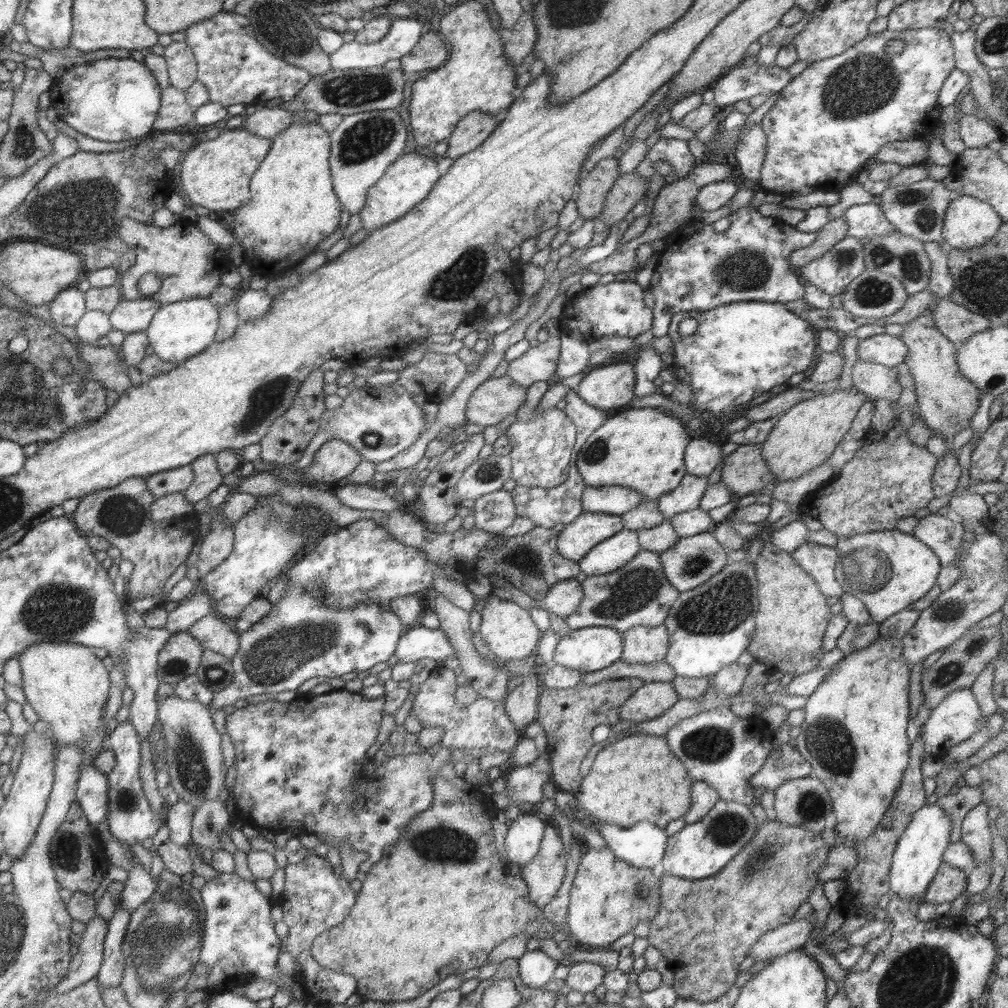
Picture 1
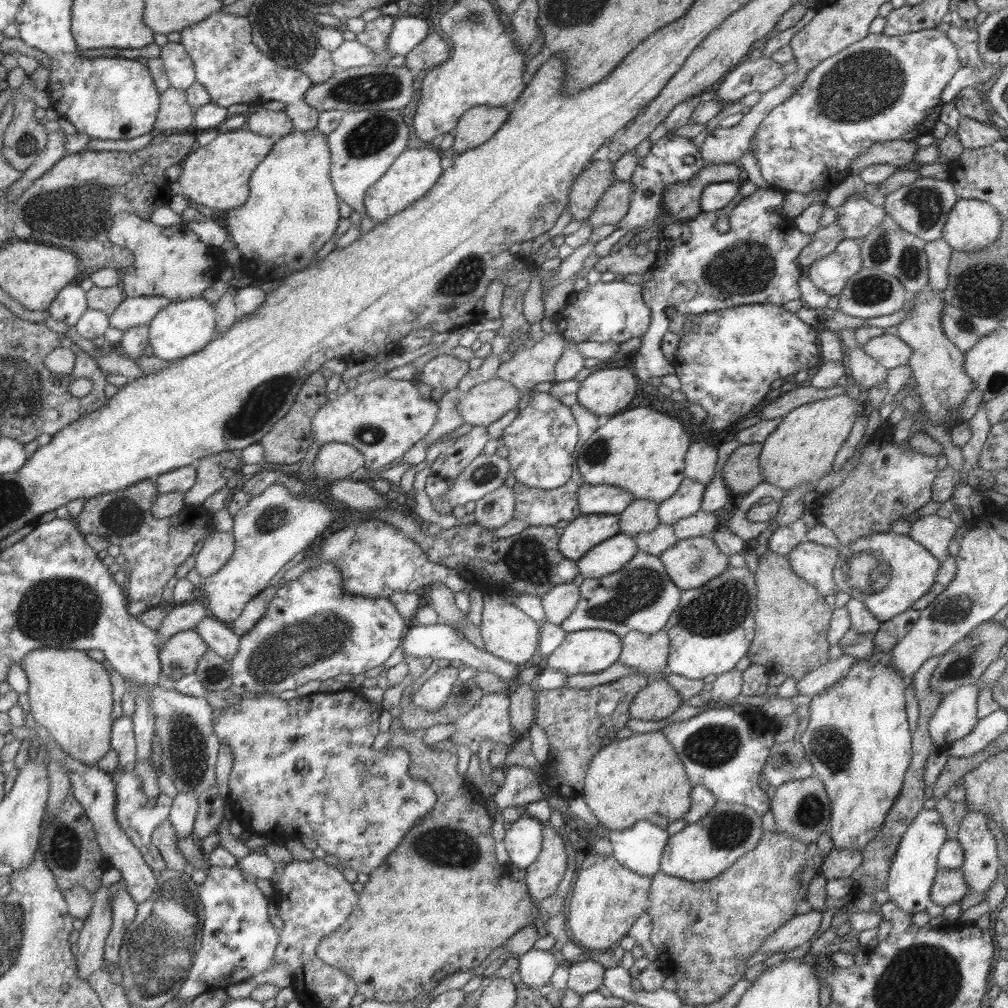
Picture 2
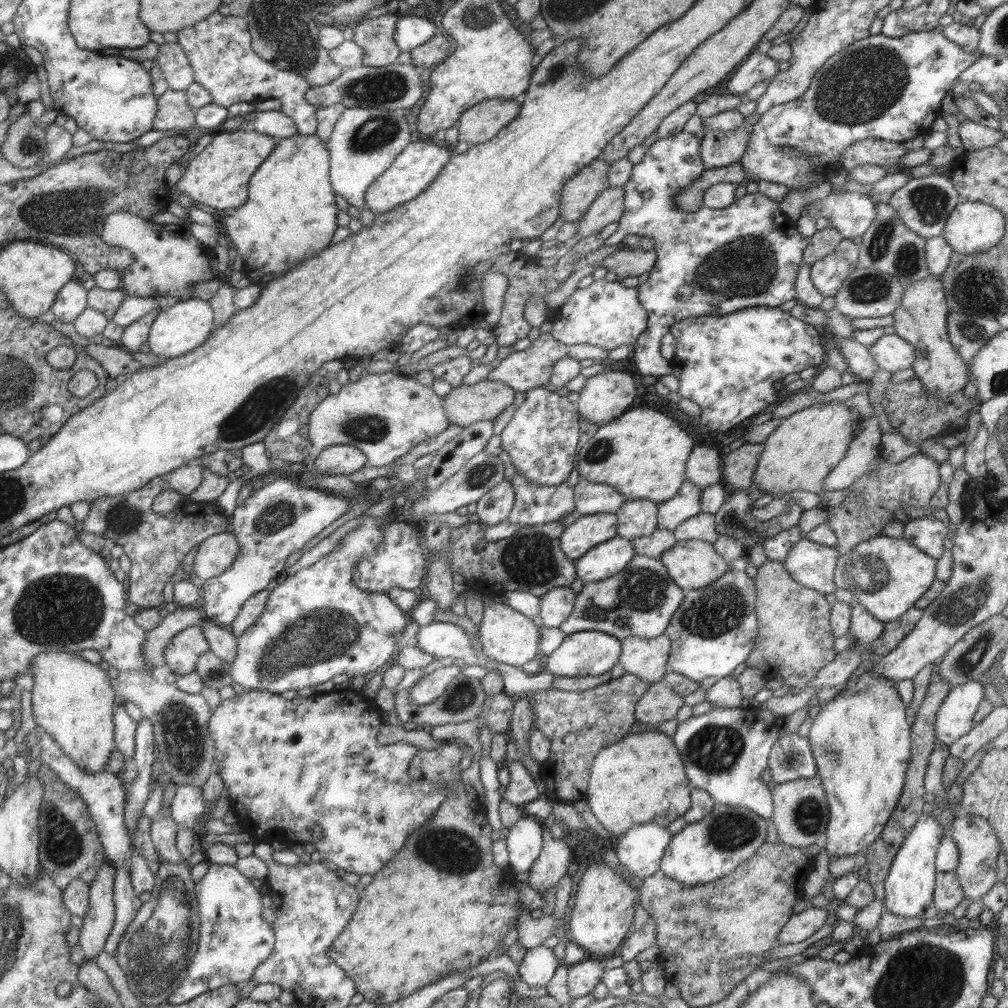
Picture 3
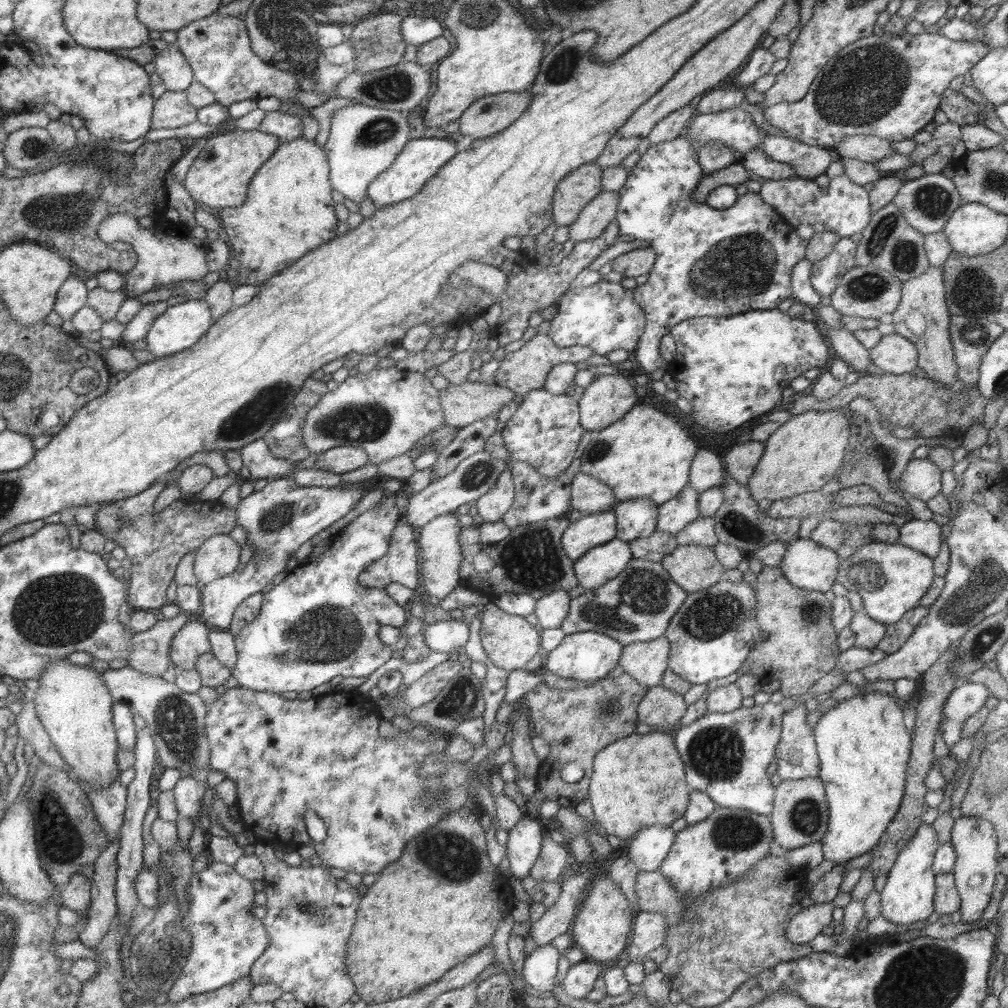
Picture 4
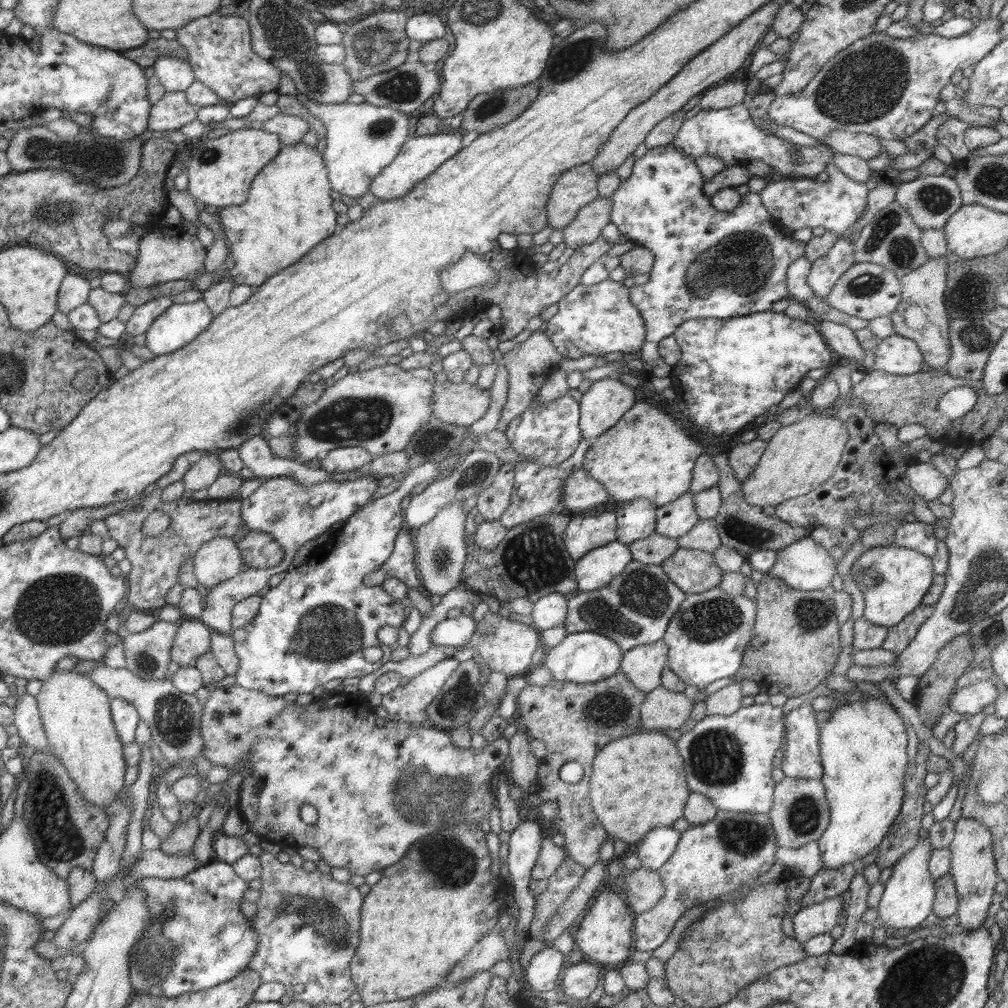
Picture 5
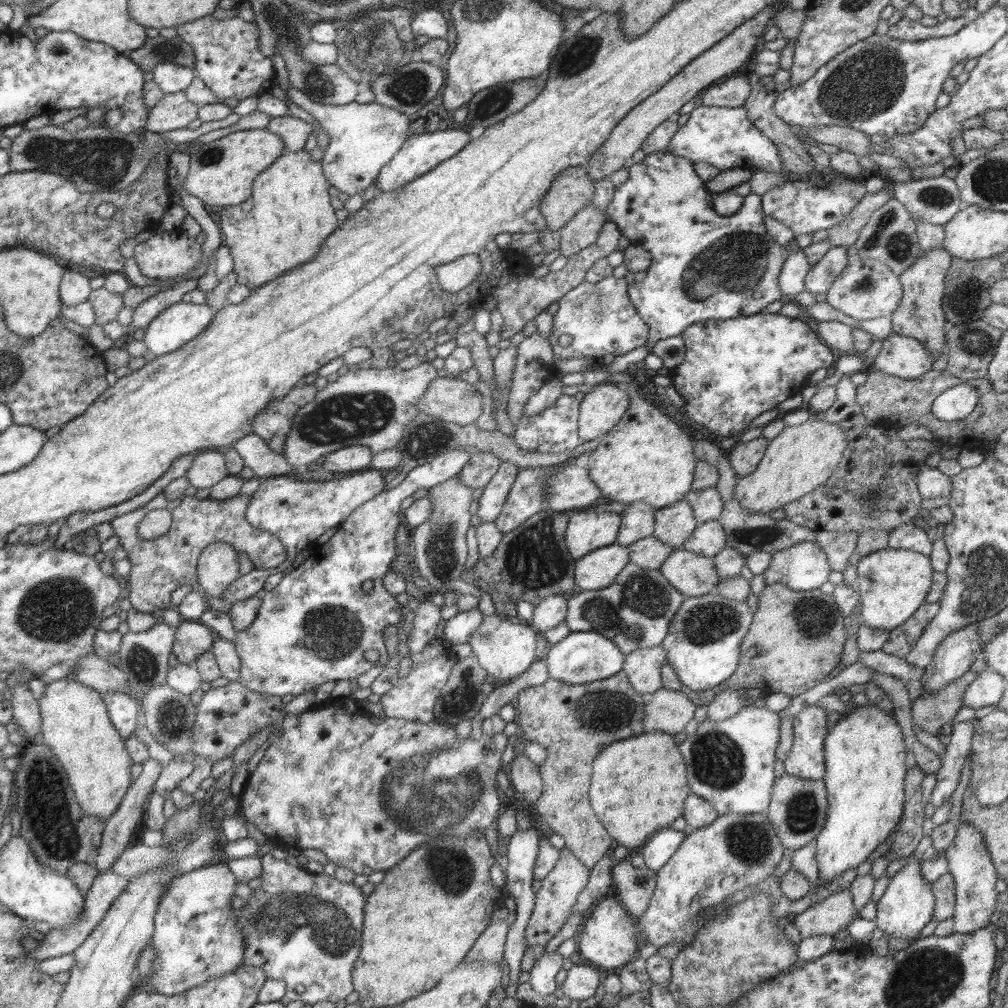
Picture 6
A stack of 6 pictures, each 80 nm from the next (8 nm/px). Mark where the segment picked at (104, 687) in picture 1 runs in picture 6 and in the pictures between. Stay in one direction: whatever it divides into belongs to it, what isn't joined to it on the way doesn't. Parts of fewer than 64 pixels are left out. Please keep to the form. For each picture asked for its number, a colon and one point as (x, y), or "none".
2: (69, 694)
3: (71, 700)
4: (72, 702)
5: (75, 713)
6: (75, 725)

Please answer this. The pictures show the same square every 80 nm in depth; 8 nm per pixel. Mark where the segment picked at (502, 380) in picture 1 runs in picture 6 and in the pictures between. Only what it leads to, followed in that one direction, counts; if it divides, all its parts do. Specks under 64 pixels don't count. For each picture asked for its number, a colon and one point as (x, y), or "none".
2: (486, 402)
3: (465, 405)
4: (464, 404)
5: (461, 404)
6: (449, 399)

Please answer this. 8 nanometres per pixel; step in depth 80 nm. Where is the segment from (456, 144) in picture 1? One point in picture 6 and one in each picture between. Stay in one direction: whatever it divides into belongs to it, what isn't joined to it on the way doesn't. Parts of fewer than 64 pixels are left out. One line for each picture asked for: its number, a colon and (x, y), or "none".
2: (478, 124)
3: (478, 124)
4: (489, 114)
5: (485, 112)
6: (487, 107)

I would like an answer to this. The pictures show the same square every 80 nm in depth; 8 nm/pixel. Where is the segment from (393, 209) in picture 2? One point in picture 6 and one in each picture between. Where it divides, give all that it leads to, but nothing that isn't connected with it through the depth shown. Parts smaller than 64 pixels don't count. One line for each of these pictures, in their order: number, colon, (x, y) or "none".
3: (414, 168)
4: (420, 158)
5: (421, 154)
6: (421, 151)

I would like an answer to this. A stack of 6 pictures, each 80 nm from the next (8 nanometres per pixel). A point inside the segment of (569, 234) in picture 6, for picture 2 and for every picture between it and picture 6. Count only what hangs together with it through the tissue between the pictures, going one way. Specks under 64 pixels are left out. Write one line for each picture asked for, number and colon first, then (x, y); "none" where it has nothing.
2: (612, 205)
3: (607, 207)
4: (599, 211)
5: (590, 219)

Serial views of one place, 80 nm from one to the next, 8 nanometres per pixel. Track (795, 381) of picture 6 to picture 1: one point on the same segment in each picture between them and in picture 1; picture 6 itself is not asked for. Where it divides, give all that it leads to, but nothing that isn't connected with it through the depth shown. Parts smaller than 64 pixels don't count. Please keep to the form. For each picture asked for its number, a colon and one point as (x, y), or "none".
1: (739, 350)
2: (726, 361)
3: (727, 363)
4: (729, 368)
5: (732, 370)

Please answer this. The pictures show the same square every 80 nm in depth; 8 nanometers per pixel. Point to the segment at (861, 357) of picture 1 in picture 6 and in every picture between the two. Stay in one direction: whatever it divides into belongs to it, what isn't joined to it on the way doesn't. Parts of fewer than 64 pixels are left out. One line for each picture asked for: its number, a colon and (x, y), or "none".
2: (888, 350)
3: (889, 352)
4: (894, 355)
5: (895, 355)
6: (902, 357)

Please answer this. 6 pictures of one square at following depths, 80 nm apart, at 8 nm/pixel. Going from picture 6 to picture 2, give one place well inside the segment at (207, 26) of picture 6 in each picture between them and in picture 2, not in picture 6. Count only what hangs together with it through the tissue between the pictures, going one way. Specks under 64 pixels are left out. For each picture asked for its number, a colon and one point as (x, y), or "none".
2: (232, 70)
3: (217, 47)
4: (216, 47)
5: (217, 47)

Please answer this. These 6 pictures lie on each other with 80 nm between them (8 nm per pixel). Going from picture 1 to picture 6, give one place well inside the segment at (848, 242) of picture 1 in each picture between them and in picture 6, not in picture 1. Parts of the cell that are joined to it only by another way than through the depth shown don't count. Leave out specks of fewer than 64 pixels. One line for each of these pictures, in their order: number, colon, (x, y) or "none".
2: (829, 274)
3: (826, 274)
4: (825, 274)
5: (824, 271)
6: (819, 277)

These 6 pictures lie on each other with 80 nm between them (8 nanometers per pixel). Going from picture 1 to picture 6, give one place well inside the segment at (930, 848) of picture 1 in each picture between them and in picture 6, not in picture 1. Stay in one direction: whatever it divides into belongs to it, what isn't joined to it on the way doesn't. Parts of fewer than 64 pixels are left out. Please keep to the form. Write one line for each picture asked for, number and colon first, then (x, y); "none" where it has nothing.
2: (912, 871)
3: (908, 888)
4: (907, 896)
5: (906, 902)
6: (905, 907)

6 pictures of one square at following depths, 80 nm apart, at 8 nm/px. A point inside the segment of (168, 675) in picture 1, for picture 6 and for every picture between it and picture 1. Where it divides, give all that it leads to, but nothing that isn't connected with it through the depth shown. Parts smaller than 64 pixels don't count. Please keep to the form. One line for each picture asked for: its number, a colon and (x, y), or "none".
2: (178, 657)
3: (180, 654)
4: (191, 640)
5: (192, 638)
6: (192, 638)

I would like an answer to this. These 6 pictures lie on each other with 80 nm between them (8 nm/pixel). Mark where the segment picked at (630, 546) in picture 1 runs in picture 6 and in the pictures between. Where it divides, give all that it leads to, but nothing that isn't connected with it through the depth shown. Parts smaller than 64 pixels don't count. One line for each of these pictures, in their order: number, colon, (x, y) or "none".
2: (610, 555)
3: (604, 559)
4: (602, 562)
5: (592, 571)
6: (597, 569)

